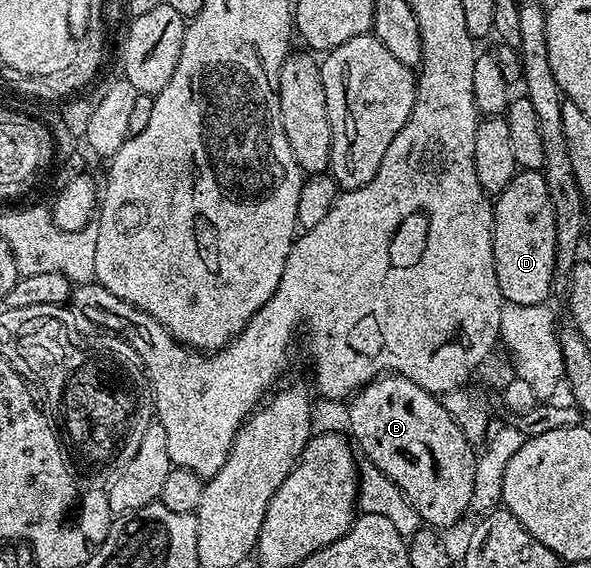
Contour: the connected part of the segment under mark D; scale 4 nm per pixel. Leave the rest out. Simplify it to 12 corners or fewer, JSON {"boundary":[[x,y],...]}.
{"boundary":[[540,171],[493,205],[502,301],[550,299],[555,210]]}

